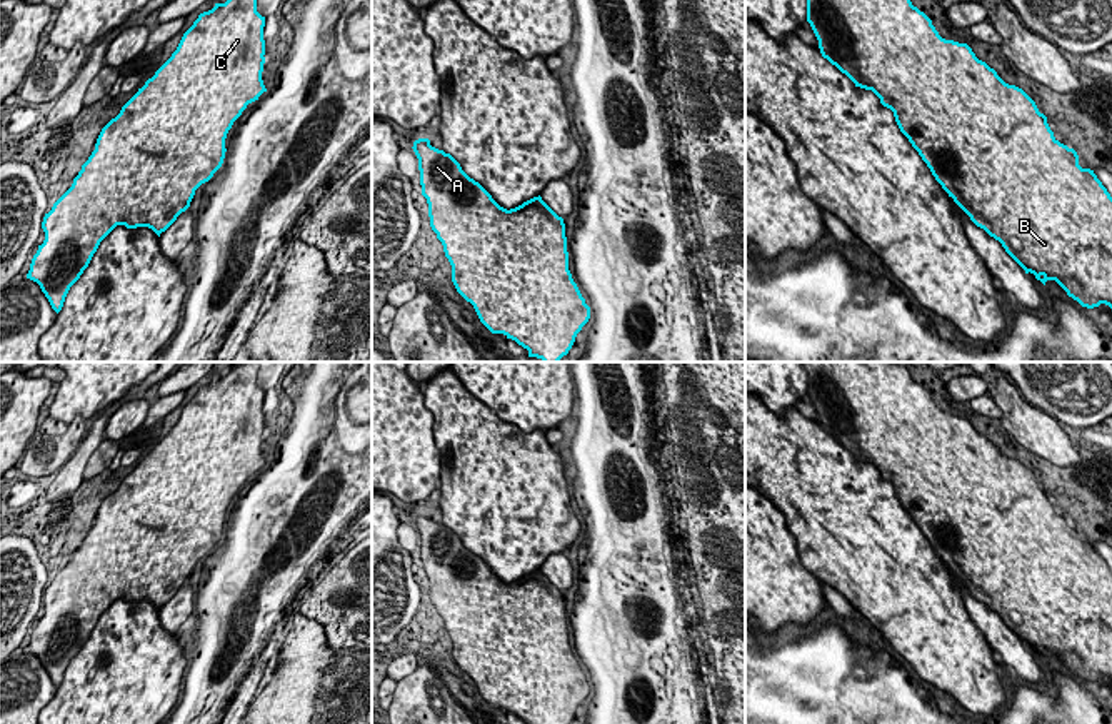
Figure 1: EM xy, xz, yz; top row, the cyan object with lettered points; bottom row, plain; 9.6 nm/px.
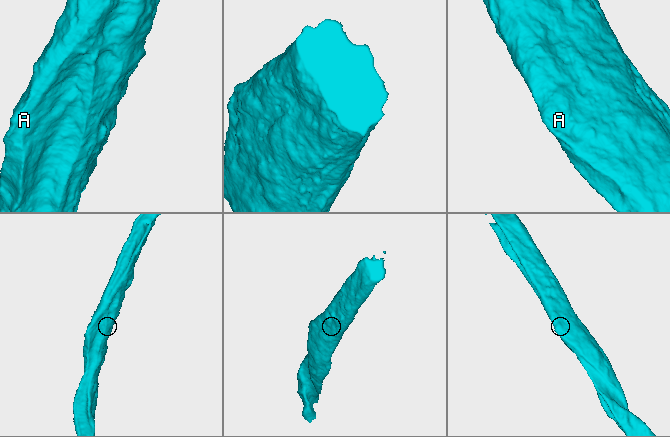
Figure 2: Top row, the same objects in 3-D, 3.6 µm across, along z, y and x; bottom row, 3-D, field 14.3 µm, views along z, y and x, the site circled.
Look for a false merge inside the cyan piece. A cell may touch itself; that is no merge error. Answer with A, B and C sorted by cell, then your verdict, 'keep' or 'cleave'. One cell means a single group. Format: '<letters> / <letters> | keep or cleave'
A B C | keep

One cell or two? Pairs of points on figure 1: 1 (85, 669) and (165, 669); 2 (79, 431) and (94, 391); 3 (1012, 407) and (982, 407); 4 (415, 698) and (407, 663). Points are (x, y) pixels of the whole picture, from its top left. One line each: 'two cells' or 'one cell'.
1: one cell
2: two cells
3: two cells
4: two cells

